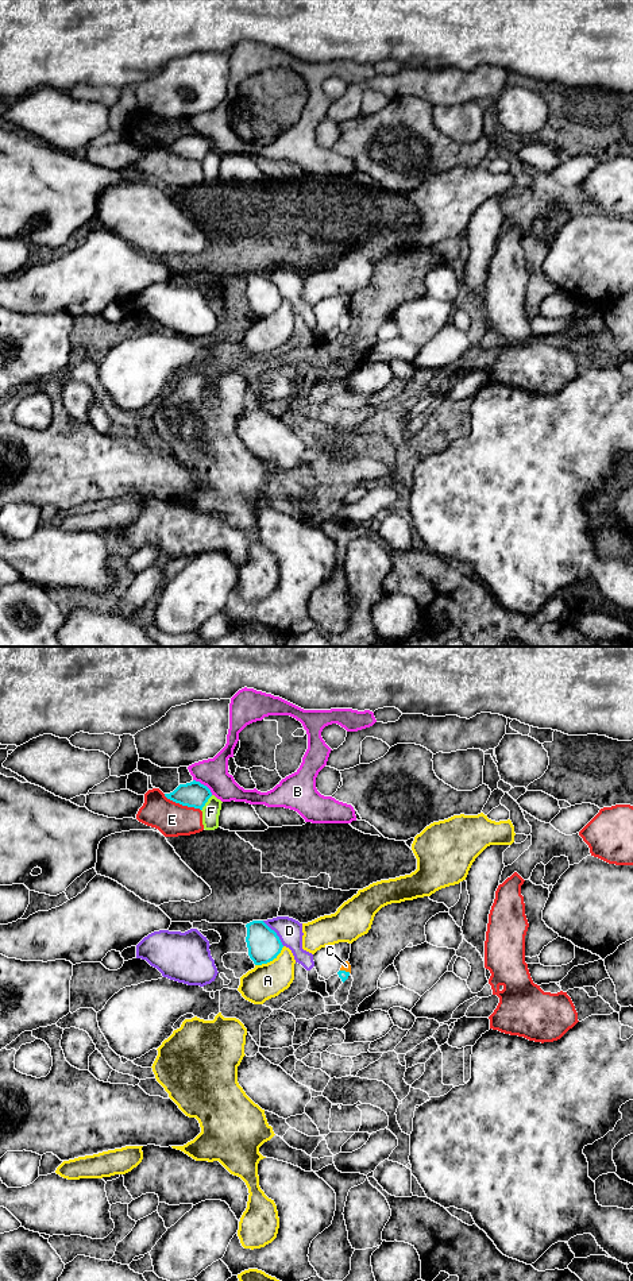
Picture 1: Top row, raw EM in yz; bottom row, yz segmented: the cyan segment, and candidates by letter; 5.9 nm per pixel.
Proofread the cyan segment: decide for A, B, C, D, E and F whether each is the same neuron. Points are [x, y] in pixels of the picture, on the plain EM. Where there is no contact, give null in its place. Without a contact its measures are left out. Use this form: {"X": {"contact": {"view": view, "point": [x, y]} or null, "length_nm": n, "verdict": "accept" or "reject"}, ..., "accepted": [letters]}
{"A": {"contact": {"view": "yz", "point": [270, 312]}, "length_nm": 200, "verdict": "reject"}, "B": {"contact": {"view": "yz", "point": [203, 137]}, "length_nm": 150, "verdict": "reject"}, "C": {"contact": {"view": "yz", "point": [344, 323]}, "length_nm": 70, "verdict": "accept"}, "D": {"contact": {"view": "yz", "point": [276, 285]}, "length_nm": 200, "verdict": "reject"}, "E": {"contact": {"view": "yz", "point": [182, 157]}, "length_nm": 240, "verdict": "reject"}, "F": {"contact": {"view": "yz", "point": [205, 154]}, "length_nm": 120, "verdict": "reject"}, "accepted": ["C"]}

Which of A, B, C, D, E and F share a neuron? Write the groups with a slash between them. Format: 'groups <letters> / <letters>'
groups A / B / C / D / E / F

